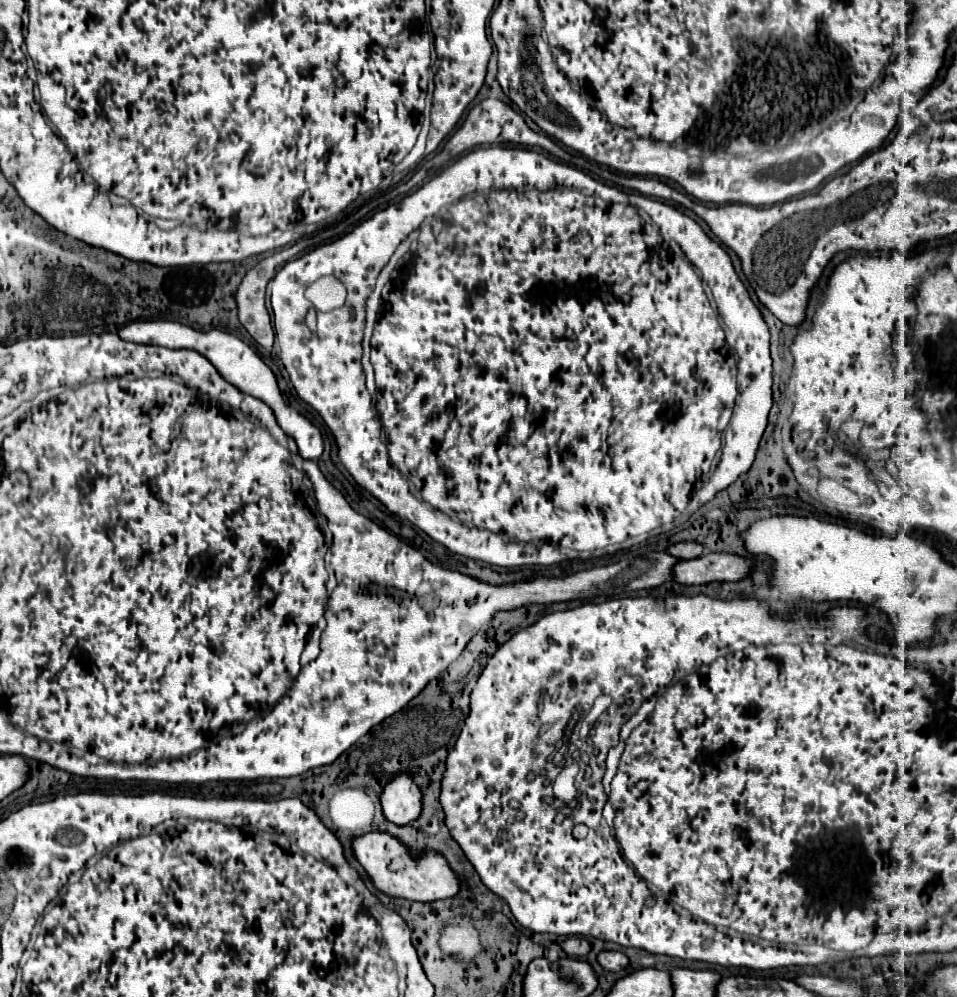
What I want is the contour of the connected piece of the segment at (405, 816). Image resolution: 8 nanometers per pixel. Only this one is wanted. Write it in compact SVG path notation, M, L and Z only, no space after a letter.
M400 775L382 791L384 817L398 825L408 825L418 819L422 809L422 793L408 775Z

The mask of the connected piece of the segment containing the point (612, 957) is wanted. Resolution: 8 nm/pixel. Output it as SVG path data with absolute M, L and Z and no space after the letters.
M602 951L598 955L598 963L608 971L618 973L618 971L624 971L628 967L628 957L620 951Z

